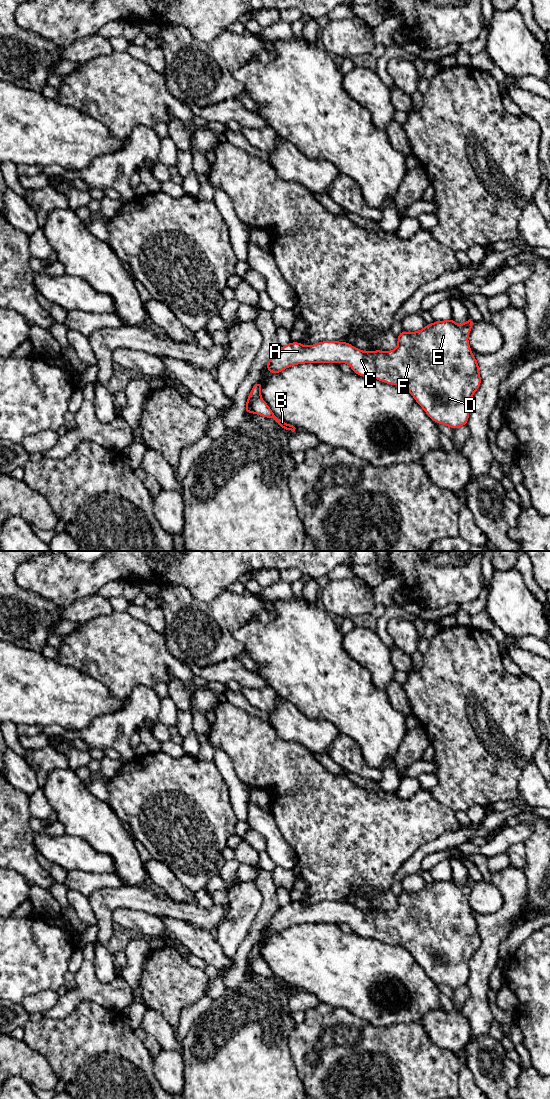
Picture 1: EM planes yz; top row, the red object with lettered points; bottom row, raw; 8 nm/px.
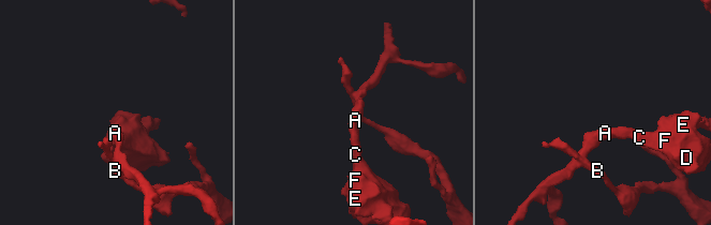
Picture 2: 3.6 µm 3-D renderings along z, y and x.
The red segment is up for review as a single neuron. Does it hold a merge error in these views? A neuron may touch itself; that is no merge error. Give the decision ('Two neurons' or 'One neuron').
Two neurons

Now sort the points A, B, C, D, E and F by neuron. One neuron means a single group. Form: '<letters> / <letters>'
A C D E F / B

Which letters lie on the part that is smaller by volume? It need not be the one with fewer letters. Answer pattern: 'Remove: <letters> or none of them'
Remove: B

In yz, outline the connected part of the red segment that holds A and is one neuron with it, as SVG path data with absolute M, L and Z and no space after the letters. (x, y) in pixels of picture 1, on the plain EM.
M469 877L463 885L459 886L451 878L445 881L435 881L431 885L426 884L422 890L417 892L410 893L401 890L397 896L398 906L393 911L374 910L372 912L365 912L355 908L348 902L328 900L311 906L304 906L300 902L290 902L280 907L264 928L267 928L272 934L278 934L282 930L297 924L347 923L351 926L353 933L359 936L375 938L390 945L400 945L406 948L433 981L437 984L445 984L455 990L462 985L468 984L469 961L481 946L478 922L468 904L468 895L474 883L475 881Z

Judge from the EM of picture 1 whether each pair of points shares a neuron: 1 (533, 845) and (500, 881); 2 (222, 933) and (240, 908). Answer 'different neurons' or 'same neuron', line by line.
1: different neurons
2: same neuron

